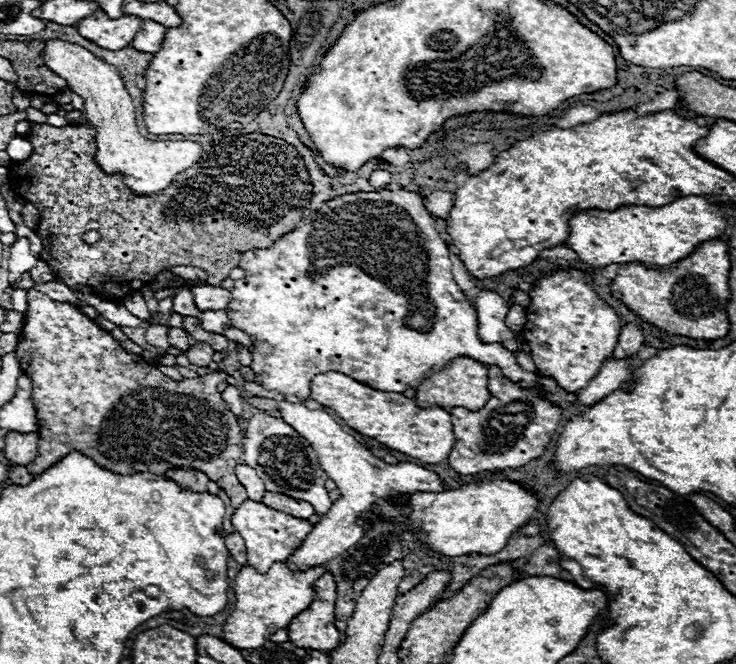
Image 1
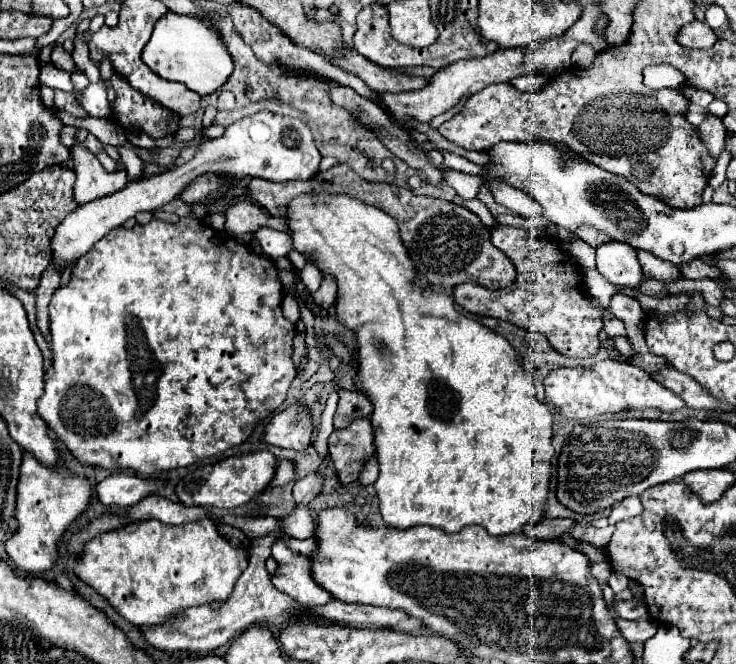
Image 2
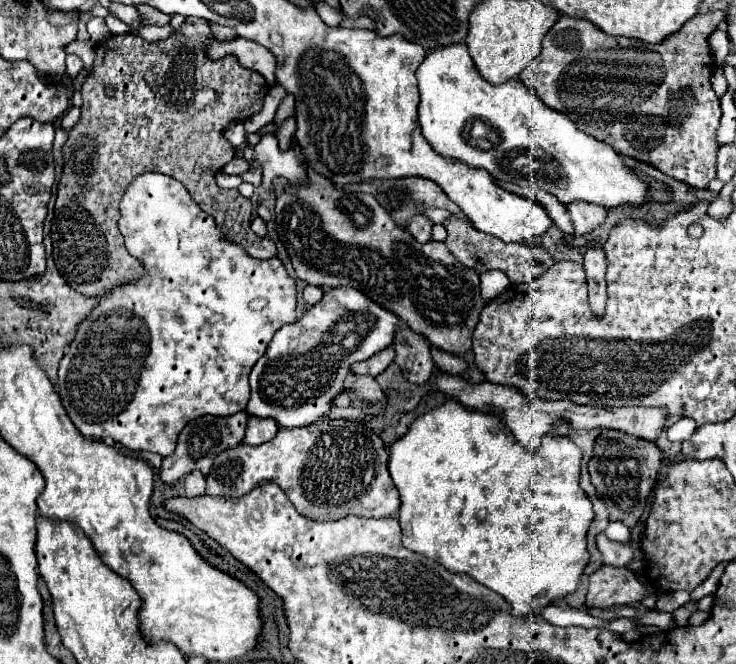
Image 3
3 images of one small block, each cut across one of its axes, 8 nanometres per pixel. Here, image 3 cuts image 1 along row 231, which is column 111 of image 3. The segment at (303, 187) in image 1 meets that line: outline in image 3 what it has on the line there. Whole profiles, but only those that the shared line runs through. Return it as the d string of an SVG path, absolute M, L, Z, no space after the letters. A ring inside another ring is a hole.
M200 20L200 34L206 34L204 42L200 42L200 38L190 38L194 36L192 32L196 32L196 28L180 28L174 36L152 44L142 38L134 38L134 34L126 34L112 36L94 46L96 58L92 72L82 84L82 116L68 132L68 140L62 148L64 168L50 232L52 256L60 274L70 288L84 296L104 296L122 284L136 282L144 274L142 262L128 254L118 230L120 200L130 182L144 172L170 174L190 188L190 196L216 220L216 228L228 242L242 246L244 252L254 258L276 256L274 242L270 238L256 236L250 230L252 202L238 190L224 190L216 184L216 174L234 158L234 146L224 136L226 126L260 112L264 96L268 94L268 84L262 74L242 66L234 54L220 60L212 60L208 56L208 42L216 40L210 22ZM106 88L112 88L114 96L108 96Z

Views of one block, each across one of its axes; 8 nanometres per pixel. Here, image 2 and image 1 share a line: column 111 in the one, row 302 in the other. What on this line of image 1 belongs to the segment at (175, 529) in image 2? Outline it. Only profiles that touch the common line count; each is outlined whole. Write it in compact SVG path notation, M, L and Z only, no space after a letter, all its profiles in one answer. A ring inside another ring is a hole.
M562 270L540 278L530 292L530 300L526 320L534 328L524 328L522 336L528 342L534 364L538 372L554 378L562 390L576 394L592 382L602 364L612 356L622 320L584 282L580 270Z

